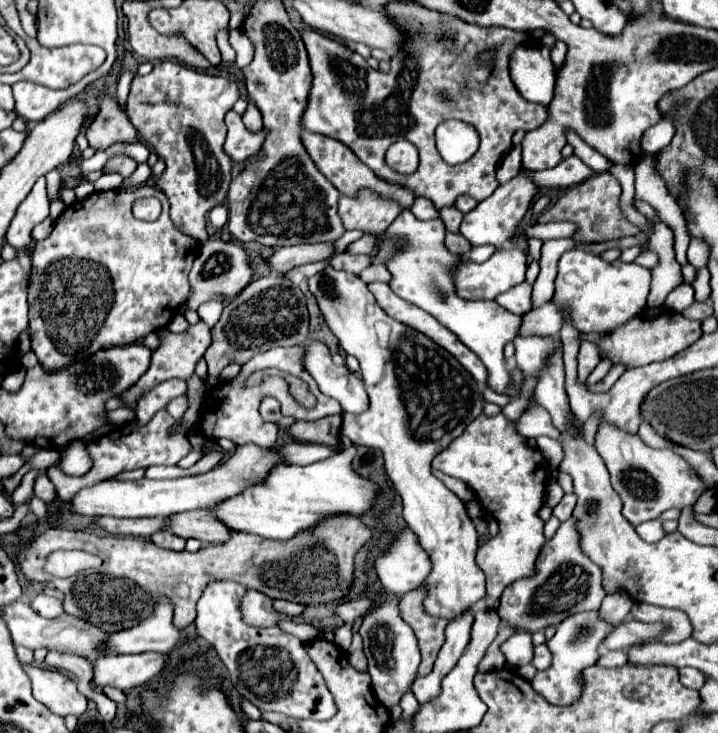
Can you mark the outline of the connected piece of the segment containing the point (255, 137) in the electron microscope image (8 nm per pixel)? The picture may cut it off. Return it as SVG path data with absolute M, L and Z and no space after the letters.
M229 110L227 116L225 116L225 124L229 128L227 132L227 140L225 140L225 152L235 160L235 162L241 162L245 160L247 156L253 156L257 154L257 150L261 148L263 144L263 138L265 138L265 130L261 132L249 132L245 126L243 126L243 120L237 112Z

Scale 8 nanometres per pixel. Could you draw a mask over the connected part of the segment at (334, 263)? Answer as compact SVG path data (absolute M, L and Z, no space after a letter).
M345 251L330 261L330 265L336 270L343 270L359 275L360 272L370 266L369 254L349 254Z

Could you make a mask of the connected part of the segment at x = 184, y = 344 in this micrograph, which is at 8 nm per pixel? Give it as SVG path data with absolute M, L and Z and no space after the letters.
M199 320L195 326L189 326L189 330L181 332L181 334L173 334L173 332L167 330L167 328L165 328L165 330L159 330L159 338L161 338L161 344L159 344L159 348L153 352L153 356L151 356L151 366L149 366L149 370L141 376L141 380L139 380L133 388L129 388L127 392L121 394L121 398L123 398L125 404L127 404L127 408L135 408L137 400L139 400L145 392L149 392L153 386L169 380L169 378L187 380L187 378L195 372L197 360L205 354L205 350L207 350L209 344L211 344L209 326L207 326L203 320Z

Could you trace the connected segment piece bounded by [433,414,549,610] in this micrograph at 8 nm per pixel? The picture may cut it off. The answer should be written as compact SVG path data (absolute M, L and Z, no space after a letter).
M481 414L433 460L433 468L463 480L475 496L479 496L483 510L499 522L499 534L489 538L475 556L477 566L487 578L485 604L495 610L505 586L535 572L535 560L545 544L543 520L537 512L543 506L549 464L545 464L541 452L529 446L529 440L515 430L515 422L503 414L493 418Z

